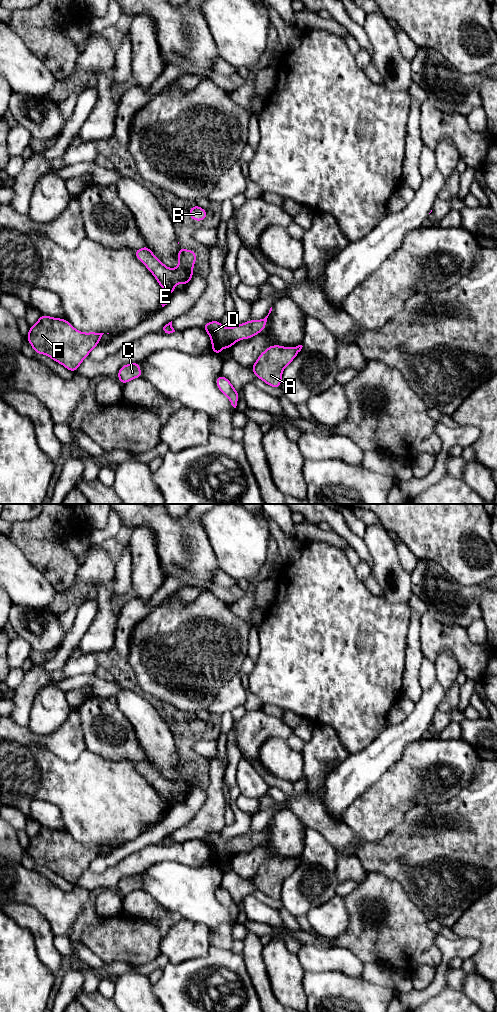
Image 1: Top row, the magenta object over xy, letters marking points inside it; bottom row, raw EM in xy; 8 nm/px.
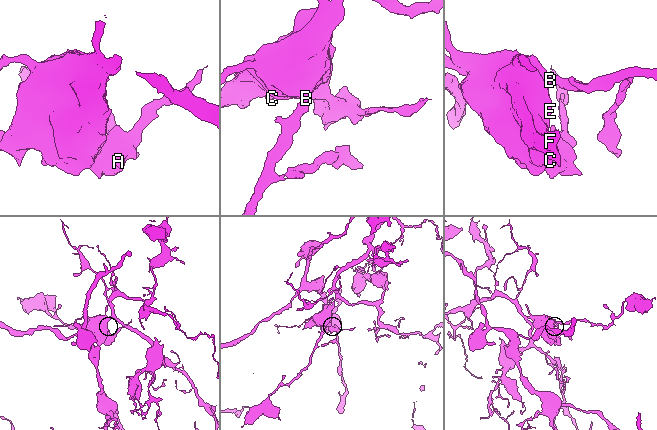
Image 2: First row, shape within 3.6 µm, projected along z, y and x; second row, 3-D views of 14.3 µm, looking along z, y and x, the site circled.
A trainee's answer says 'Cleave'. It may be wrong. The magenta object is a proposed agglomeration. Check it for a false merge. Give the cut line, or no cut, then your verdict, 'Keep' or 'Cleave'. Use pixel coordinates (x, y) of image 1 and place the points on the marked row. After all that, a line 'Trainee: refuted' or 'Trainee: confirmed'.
No split. Keep
Trainee: refuted

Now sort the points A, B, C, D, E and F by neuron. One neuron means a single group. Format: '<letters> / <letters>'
A B C D E F

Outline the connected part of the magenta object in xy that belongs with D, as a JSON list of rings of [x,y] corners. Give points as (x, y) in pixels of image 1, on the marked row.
[[[272,307],[270,308],[268,315],[267,315],[264,319],[261,319],[261,320],[249,320],[249,321],[245,322],[244,324],[235,325],[235,326],[233,326],[233,327],[230,327],[229,329],[225,329],[225,328],[223,327],[223,325],[221,324],[220,321],[210,321],[210,322],[207,322],[202,328],[203,328],[203,329],[209,334],[209,336],[210,336],[211,344],[212,344],[212,347],[213,347],[212,350],[211,350],[211,352],[212,352],[212,353],[215,353],[215,354],[217,354],[217,355],[220,355],[220,354],[223,353],[223,350],[219,350],[219,349],[218,349],[219,347],[222,346],[222,347],[224,347],[225,349],[229,349],[229,348],[231,348],[231,346],[232,346],[234,343],[236,343],[237,341],[239,341],[239,340],[241,340],[241,339],[244,339],[244,338],[245,338],[245,339],[250,339],[251,337],[256,336],[259,332],[263,331],[263,330],[266,328],[267,318],[268,318],[269,314],[271,313],[271,311],[272,311]]]

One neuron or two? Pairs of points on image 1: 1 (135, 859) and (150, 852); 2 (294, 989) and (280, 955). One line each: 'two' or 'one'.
1: one
2: one

